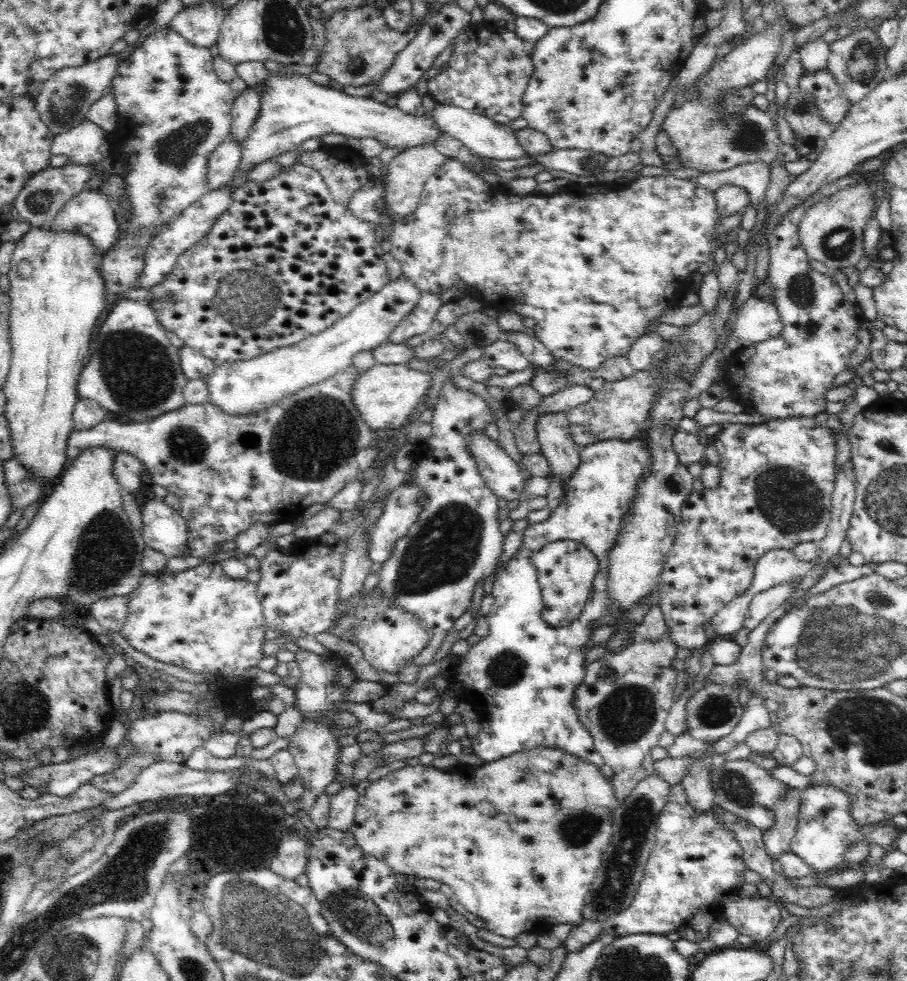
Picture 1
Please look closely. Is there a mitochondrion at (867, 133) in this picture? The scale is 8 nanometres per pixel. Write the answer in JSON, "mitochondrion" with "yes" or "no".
{"mitochondrion":"no"}

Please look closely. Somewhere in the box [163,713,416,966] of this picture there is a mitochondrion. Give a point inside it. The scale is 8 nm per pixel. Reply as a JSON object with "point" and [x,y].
{"point":[349,908]}

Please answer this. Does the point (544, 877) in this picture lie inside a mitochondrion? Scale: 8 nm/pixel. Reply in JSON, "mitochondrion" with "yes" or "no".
{"mitochondrion":"no"}

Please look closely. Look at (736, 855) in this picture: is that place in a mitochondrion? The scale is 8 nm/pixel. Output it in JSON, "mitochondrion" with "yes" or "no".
{"mitochondrion":"no"}

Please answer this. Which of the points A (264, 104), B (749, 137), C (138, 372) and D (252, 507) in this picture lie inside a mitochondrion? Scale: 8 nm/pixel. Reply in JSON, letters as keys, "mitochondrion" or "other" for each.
{"A":"other","B":"mitochondrion","C":"mitochondrion","D":"other"}

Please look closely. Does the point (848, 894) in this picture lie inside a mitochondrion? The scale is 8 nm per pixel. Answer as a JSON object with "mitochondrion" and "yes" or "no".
{"mitochondrion":"no"}

